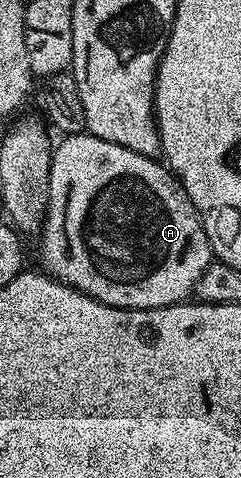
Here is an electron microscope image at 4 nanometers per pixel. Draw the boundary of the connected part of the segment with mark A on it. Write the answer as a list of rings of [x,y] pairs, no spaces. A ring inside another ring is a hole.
[[[69,134],[61,138],[61,141],[56,141],[49,179],[49,205],[45,211],[45,222],[39,233],[40,240],[42,264],[40,267],[48,275],[107,306],[116,308],[166,308],[169,304],[180,304],[188,297],[185,296],[188,292],[190,295],[196,289],[197,283],[215,260],[209,239],[201,225],[201,215],[197,213],[191,198],[183,190],[181,181],[160,159],[135,154],[135,150],[127,150],[115,142],[107,142],[103,138],[95,138],[88,134]]]

